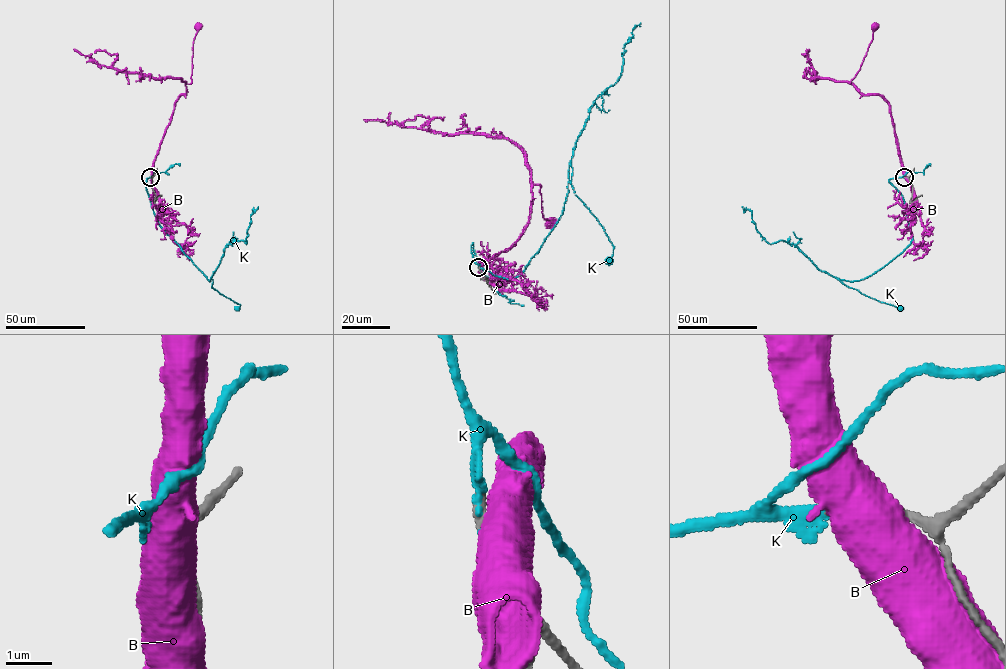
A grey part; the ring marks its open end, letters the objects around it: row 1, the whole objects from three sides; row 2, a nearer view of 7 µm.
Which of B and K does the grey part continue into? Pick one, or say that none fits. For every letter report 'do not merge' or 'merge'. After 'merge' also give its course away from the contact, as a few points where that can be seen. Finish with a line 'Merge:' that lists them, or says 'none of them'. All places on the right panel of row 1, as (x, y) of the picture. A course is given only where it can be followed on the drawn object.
B: do not merge
K: merge | via (905, 177), (888, 181), (903, 198), (910, 243), (869, 276), (854, 281), (837, 278), (899, 309)
Merge: K

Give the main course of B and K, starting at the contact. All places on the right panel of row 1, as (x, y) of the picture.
B: (907, 177), (889, 104), (880, 95), (861, 93), (850, 84), (860, 68), (873, 27)
K: (905, 177), (888, 181), (903, 198), (910, 243), (869, 276), (854, 281), (837, 278), (899, 309)

